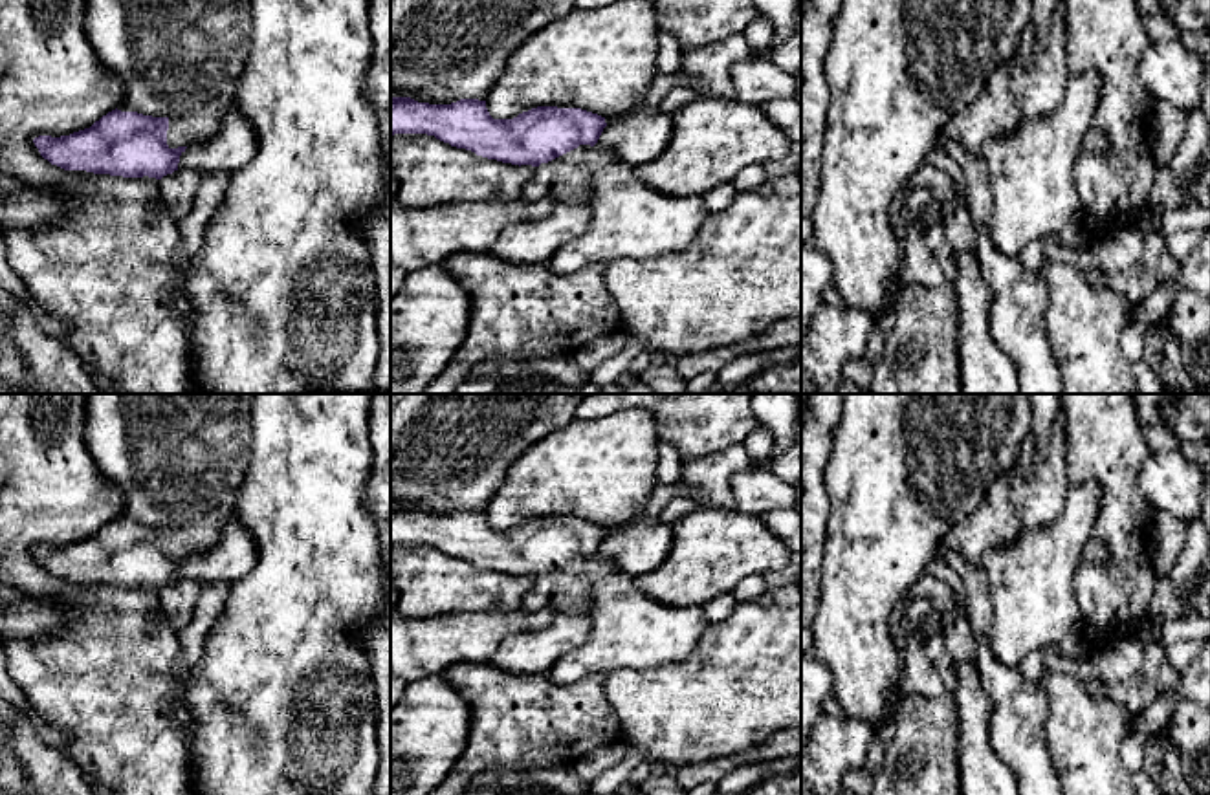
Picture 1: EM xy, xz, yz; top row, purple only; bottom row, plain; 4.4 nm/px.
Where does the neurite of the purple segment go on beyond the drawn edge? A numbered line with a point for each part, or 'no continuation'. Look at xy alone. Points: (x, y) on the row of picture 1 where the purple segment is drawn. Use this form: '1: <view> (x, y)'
1: xy (193, 129)

